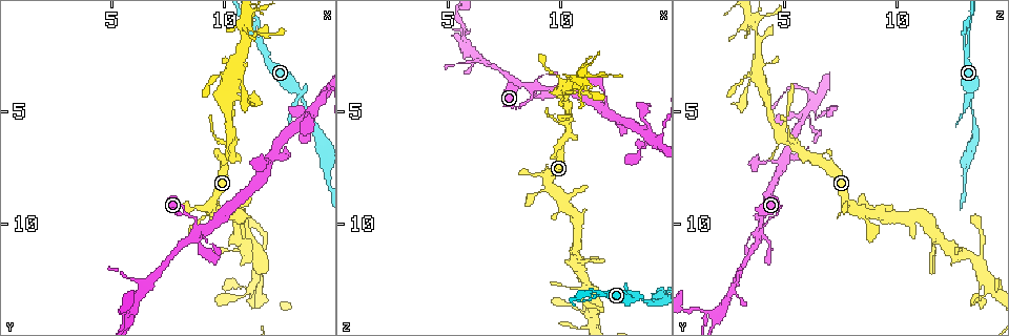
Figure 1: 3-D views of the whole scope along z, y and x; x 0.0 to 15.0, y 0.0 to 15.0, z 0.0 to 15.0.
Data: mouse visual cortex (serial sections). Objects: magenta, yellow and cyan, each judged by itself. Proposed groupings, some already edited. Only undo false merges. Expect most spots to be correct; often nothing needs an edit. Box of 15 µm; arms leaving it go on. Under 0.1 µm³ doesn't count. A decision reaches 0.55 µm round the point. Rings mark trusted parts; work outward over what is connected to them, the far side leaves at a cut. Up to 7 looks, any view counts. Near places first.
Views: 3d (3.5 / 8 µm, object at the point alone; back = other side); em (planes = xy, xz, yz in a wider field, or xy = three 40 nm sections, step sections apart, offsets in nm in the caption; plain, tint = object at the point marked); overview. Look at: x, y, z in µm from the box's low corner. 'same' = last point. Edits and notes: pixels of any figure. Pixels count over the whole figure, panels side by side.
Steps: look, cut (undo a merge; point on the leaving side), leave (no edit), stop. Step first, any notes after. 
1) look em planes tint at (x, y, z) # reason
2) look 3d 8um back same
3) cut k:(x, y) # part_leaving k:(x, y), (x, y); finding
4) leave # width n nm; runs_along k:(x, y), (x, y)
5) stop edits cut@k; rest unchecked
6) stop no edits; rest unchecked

look 3d 3.5um at (8.9, 10.0, 4.1) # sudden change in width

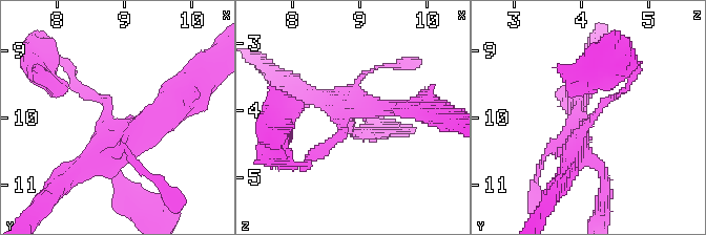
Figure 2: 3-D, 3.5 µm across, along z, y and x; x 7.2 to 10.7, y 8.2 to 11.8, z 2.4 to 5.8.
look em xy step 3 tint at (8.80, 10.10, 4.15) # need the tissue

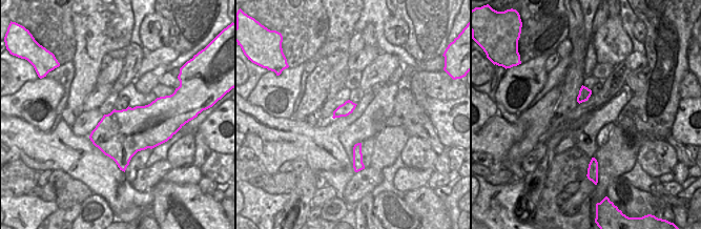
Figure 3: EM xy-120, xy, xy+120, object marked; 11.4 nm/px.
leave # runs_along 2:(311, 159), (356, 109), (408, 106); all the same cell

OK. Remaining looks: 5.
look 3d 3.5um at (5.9, 14.0, 2.0) # four or more arms meet

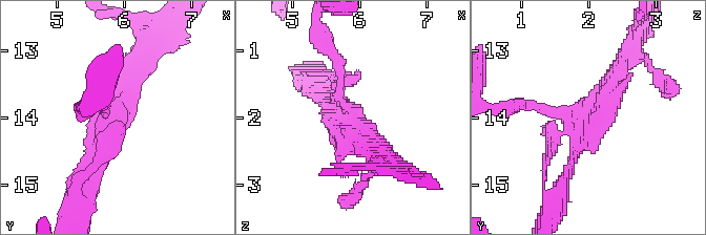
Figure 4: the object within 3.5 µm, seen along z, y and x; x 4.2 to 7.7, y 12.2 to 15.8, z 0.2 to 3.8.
look em xy step 2 plain at (5.85, 14.05, 2.05) # arms 4; arm_widths 150, 150, 200, 300 nm

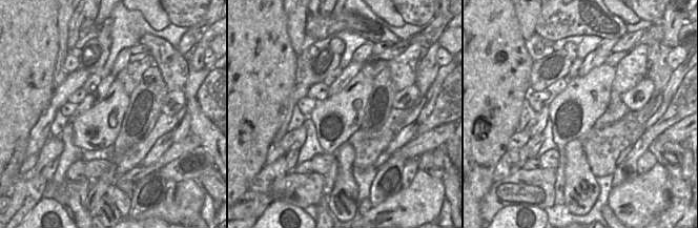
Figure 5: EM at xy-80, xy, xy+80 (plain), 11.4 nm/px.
look em xy step 2 tint same

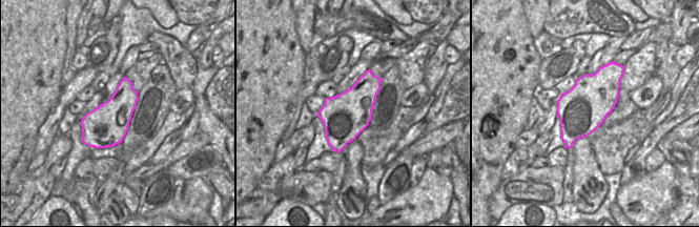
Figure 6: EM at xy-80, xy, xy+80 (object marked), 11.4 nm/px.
leave # one cell here

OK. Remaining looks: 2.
look 3d 3.5um at (13.4, 4.2, 13.3) # thick turns thin

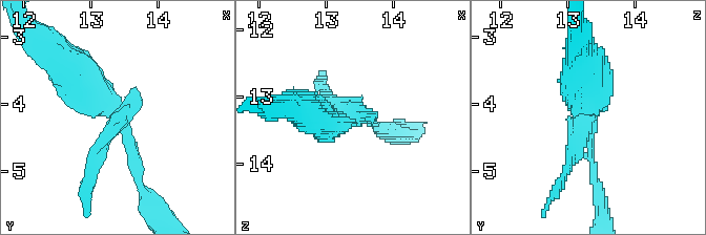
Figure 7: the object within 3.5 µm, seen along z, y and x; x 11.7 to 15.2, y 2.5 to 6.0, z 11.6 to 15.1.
look em xy step 3 tint at (13.45, 4.25, 13.35) # shape alone is not enough

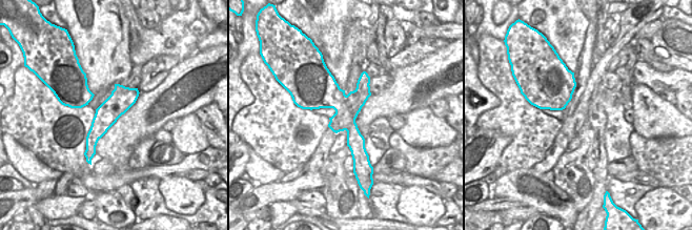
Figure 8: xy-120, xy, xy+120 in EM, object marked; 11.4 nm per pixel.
leave # runs_along 8:(302, 105), (332, 102), (365, 157); all the same cell

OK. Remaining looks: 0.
stop no edits; rest unchecked

